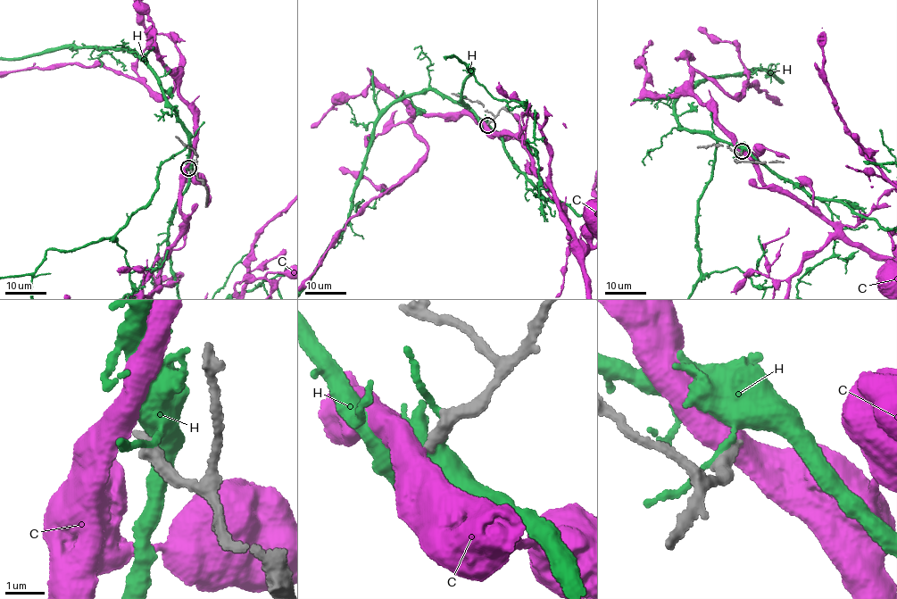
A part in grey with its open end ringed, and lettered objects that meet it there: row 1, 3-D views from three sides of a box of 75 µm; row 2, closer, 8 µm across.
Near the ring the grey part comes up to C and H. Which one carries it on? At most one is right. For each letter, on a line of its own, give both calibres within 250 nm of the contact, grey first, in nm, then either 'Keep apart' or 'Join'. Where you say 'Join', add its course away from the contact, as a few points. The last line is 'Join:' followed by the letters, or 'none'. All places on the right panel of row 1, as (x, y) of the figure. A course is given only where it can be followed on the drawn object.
C: Thickness 320 nm (grey) against 550 nm. Keep apart
H: Thickness 440 nm (grey) against 140 nm. Keep apart
Join: none

